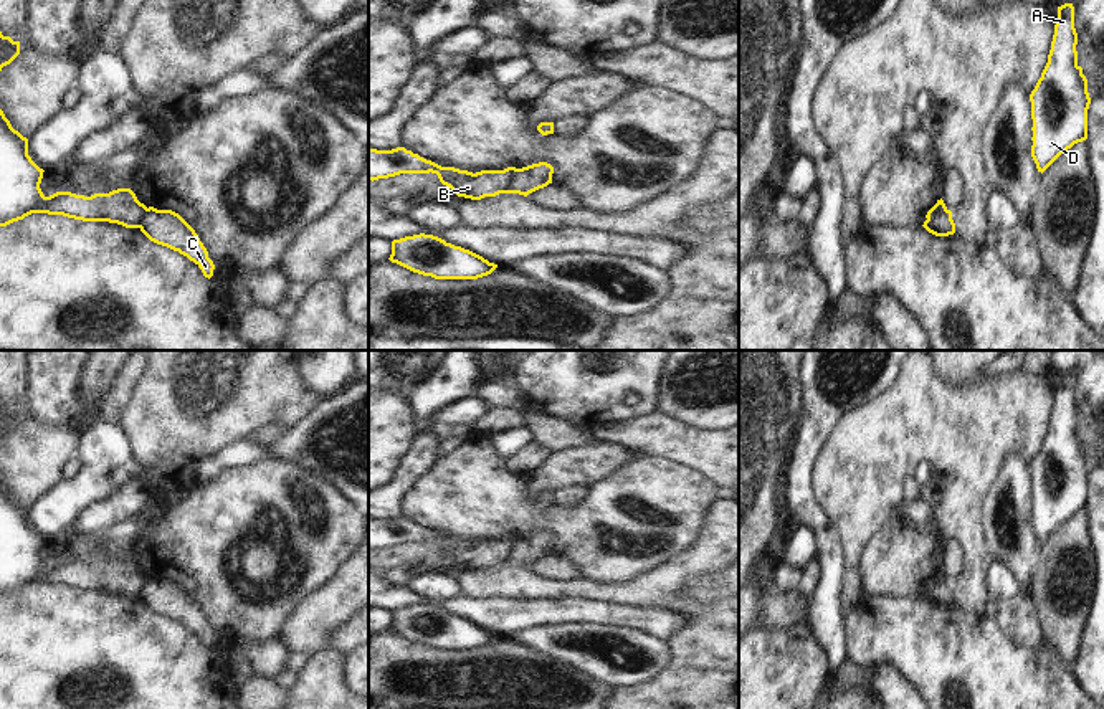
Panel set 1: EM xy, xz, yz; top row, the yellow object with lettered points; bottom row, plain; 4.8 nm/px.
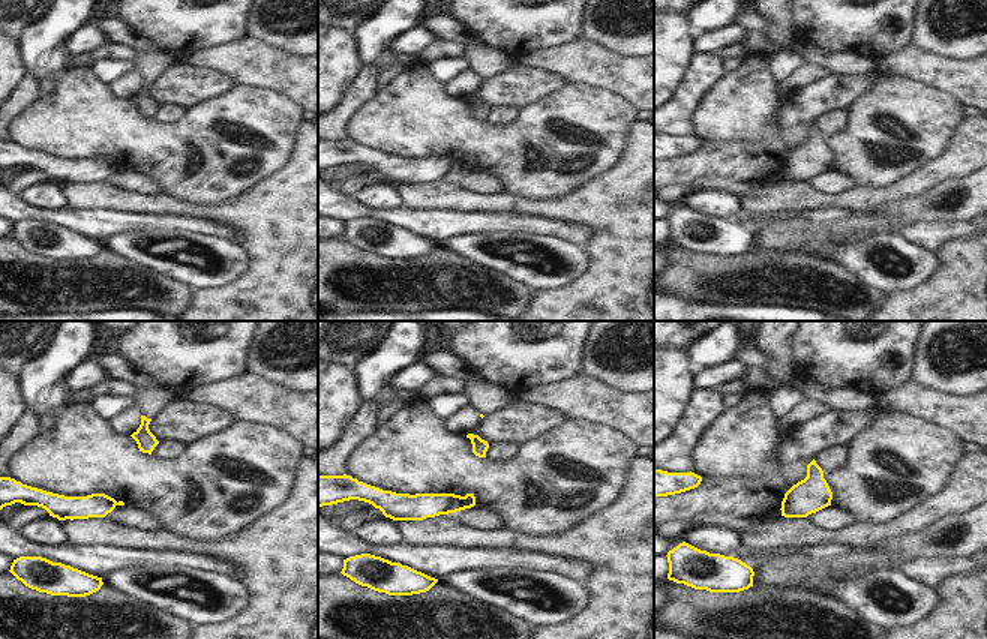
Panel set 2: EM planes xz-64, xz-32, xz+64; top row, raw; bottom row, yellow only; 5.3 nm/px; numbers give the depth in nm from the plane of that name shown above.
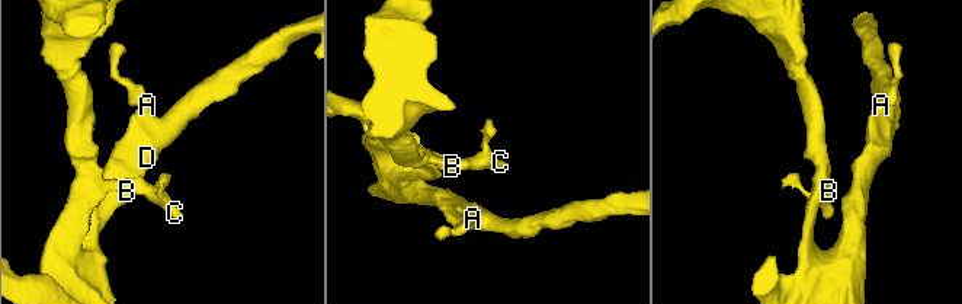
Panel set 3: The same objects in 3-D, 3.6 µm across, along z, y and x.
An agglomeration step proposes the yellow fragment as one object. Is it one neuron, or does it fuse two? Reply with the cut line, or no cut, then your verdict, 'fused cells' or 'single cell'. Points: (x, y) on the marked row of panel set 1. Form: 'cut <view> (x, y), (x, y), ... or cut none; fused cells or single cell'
cut xz (518, 169), (506, 192); fused cells

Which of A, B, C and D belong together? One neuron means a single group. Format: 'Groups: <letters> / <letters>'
Groups: A B D / C.

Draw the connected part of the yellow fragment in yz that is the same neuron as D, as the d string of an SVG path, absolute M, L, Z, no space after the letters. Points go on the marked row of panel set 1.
M1058 7L1048 63L1030 94L1033 119L1031 157L1045 172L1061 154L1087 139L1091 98L1078 64L1074 7Z

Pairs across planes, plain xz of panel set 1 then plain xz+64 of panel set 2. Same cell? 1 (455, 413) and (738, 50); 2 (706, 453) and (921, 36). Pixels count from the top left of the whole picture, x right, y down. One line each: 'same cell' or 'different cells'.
1: different cells
2: different cells

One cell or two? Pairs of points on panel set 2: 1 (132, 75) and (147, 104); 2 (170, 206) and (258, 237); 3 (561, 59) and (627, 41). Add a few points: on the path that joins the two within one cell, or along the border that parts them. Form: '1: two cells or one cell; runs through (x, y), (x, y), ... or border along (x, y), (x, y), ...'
1: two cells; border along (137, 69), (141, 87), (129, 99)
2: one cell; runs through (192, 210), (204, 215), (236, 215)
3: two cells; border along (582, 36), (638, 59)

